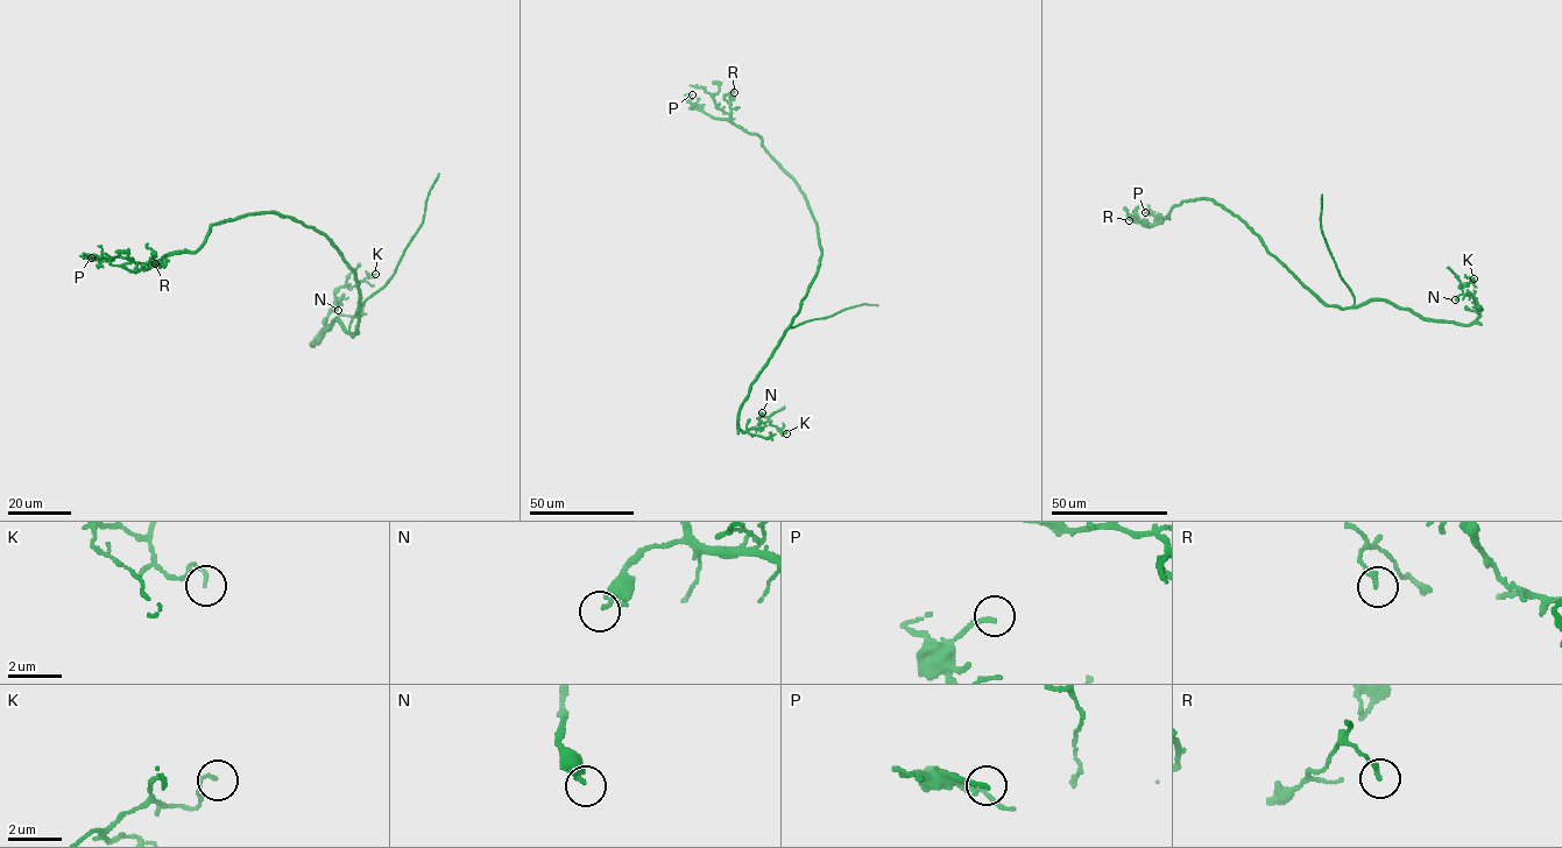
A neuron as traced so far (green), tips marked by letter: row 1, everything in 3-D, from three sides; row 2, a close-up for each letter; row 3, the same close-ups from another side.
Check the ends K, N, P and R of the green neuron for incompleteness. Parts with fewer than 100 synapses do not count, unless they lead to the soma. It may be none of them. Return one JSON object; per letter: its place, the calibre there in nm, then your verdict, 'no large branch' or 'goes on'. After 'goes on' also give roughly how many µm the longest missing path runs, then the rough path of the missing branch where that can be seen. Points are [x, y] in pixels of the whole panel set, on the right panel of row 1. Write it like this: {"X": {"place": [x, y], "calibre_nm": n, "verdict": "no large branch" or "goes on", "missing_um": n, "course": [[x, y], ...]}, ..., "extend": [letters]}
{"K": {"place": [1474, 278], "calibre_nm": 100, "verdict": "no large branch"}, "N": {"place": [1455, 299], "calibre_nm": 280, "verdict": "no large branch"}, "P": {"place": [1145, 212], "calibre_nm": 140, "verdict": "no large branch"}, "R": {"place": [1129, 220], "calibre_nm": 170, "verdict": "no large branch"}, "extend": []}

